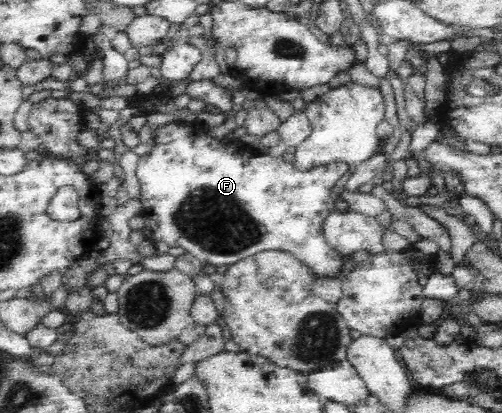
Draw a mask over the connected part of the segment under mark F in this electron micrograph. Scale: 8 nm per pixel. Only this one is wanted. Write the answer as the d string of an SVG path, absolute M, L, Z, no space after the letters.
M175 121L167 123L166 125L155 128L154 142L151 151L141 156L136 169L136 176L140 183L140 201L143 203L144 211L141 215L144 219L143 233L146 239L155 240L156 242L164 241L169 247L181 247L187 253L194 255L201 260L204 265L217 265L224 269L246 257L251 257L257 252L263 251L280 251L291 253L297 261L300 261L311 270L311 273L316 278L340 278L341 271L343 271L343 257L338 251L335 251L325 239L322 228L324 217L328 213L335 210L335 199L332 196L332 189L335 183L345 175L348 171L348 165L343 162L333 162L327 165L318 165L313 169L301 171L297 169L292 162L283 160L283 156L272 157L269 154L254 153L247 156L247 145L240 141L224 141L207 137L205 131L197 131L193 129L193 123L185 124L184 122Z

